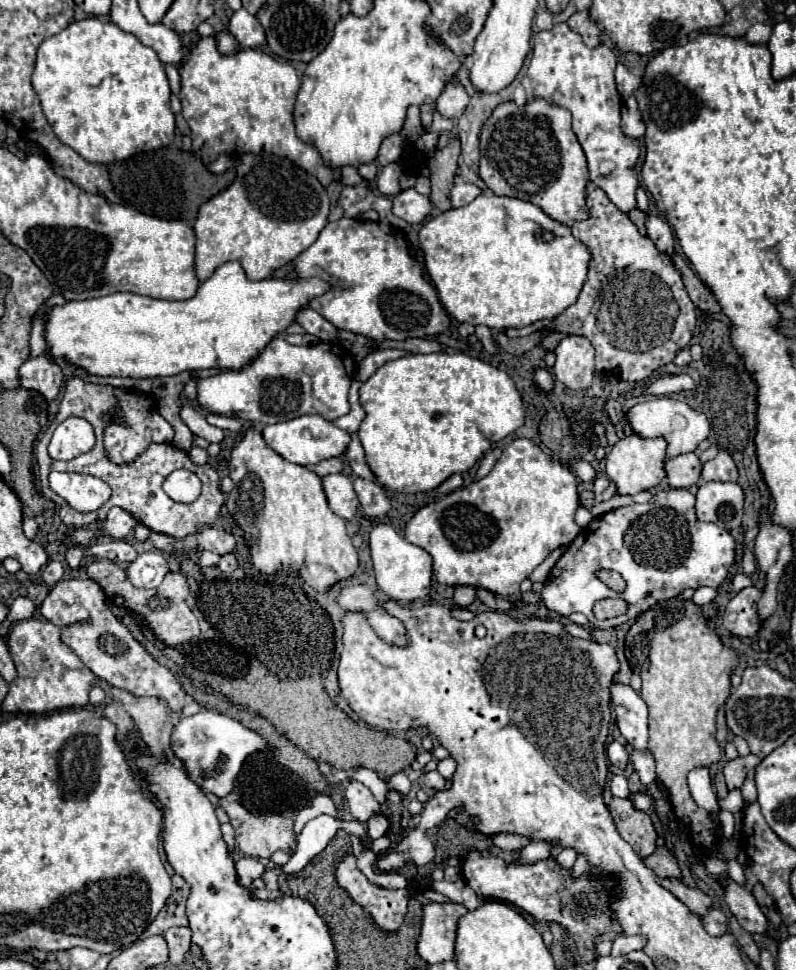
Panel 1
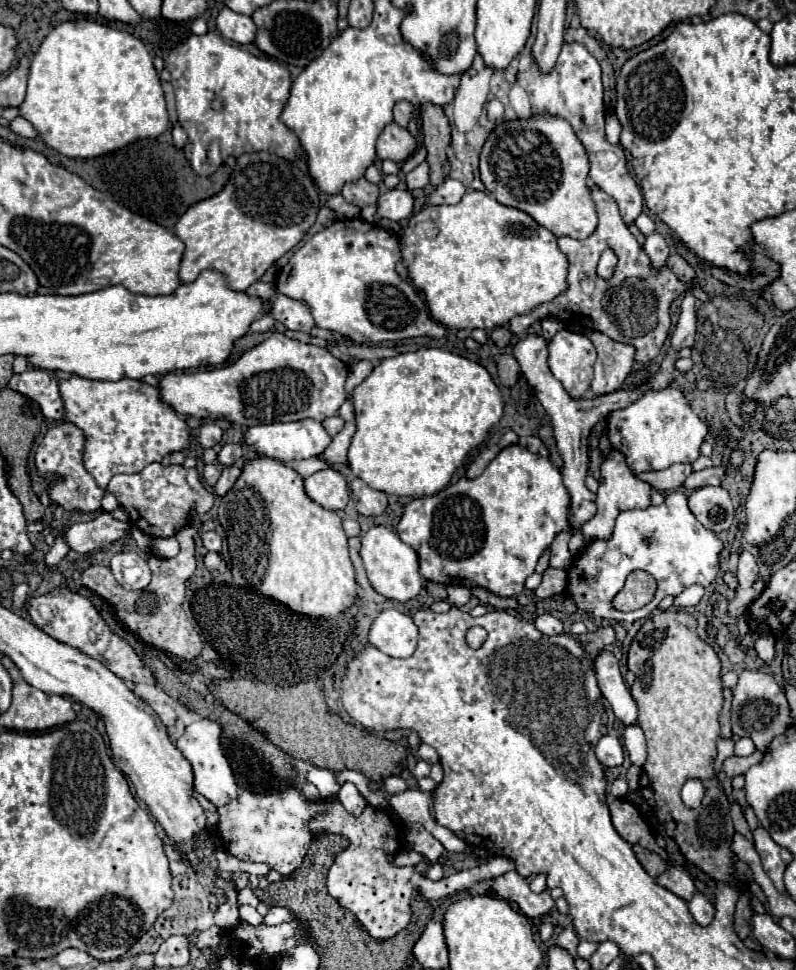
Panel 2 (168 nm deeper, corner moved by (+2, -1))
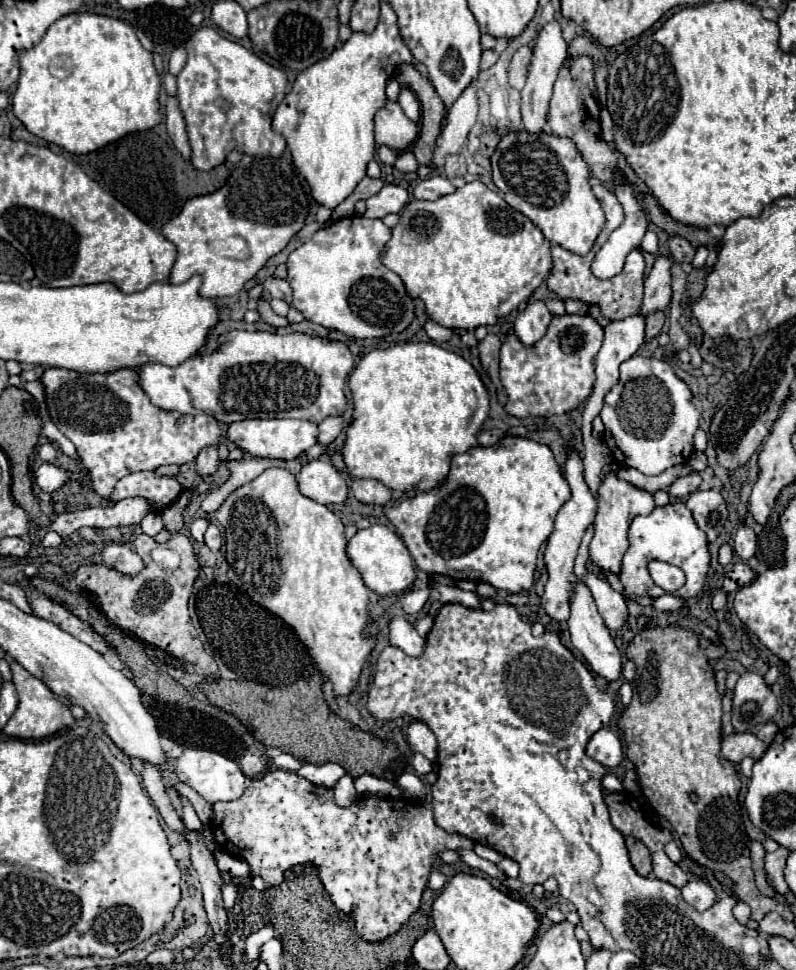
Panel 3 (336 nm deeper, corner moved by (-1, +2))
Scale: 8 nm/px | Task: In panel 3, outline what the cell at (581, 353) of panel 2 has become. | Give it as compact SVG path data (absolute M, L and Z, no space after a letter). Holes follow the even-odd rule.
M553 316L547 334L533 346L523 346L509 334L501 346L501 382L507 390L505 410L517 418L565 414L589 398L595 382L595 356L603 328L591 316Z

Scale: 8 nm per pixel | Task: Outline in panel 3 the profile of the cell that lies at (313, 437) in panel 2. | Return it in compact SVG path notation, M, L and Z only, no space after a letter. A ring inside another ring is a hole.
M247 420L247 422L233 422L227 430L227 438L235 442L241 450L249 456L271 456L271 458L299 458L311 446L317 444L319 428L315 422L307 420Z

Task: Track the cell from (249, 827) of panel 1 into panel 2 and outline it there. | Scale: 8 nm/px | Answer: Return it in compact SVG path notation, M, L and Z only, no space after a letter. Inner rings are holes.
M288 785L278 793L252 793L244 791L240 797L230 801L224 807L218 807L220 821L218 833L224 849L242 859L264 863L270 869L278 871L282 877L288 877L302 863L304 855L310 849L314 835L318 833L336 833L346 835L350 845L336 855L332 867L328 869L326 887L328 893L348 911L352 911L360 925L368 931L368 935L376 941L384 941L402 931L410 921L410 903L416 895L428 899L442 899L446 895L454 895L462 889L472 887L478 881L494 879L514 869L514 861L506 857L494 857L490 863L482 865L482 869L468 869L462 873L452 873L442 881L430 881L420 875L416 867L396 867L396 837L400 835L396 823L388 817L388 813L366 805L364 811L354 817L344 811L338 799L316 799L308 801L302 793Z

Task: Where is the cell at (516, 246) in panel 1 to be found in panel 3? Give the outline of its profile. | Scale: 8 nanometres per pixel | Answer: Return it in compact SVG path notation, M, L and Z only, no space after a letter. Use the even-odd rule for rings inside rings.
M477 180L433 202L409 202L403 208L403 214L399 214L393 238L385 246L383 264L403 278L411 296L425 302L427 316L433 322L461 330L475 330L477 326L489 326L505 318L519 304L527 302L553 270L551 242L543 232L525 214L511 210L499 192L489 190Z

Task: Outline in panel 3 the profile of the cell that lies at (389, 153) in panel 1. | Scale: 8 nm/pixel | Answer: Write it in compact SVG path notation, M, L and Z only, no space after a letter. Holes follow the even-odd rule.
M387 102L375 114L375 142L395 152L407 150L419 136L419 126L411 122L397 102Z

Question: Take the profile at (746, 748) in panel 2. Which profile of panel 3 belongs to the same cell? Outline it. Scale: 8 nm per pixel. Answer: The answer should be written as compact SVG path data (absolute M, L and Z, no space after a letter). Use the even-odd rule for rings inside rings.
M767 722L755 736L759 738L759 740L763 740L765 744L769 744L771 740L773 740L773 736L775 736L775 732L777 732L779 728L777 728L777 724L775 722Z

